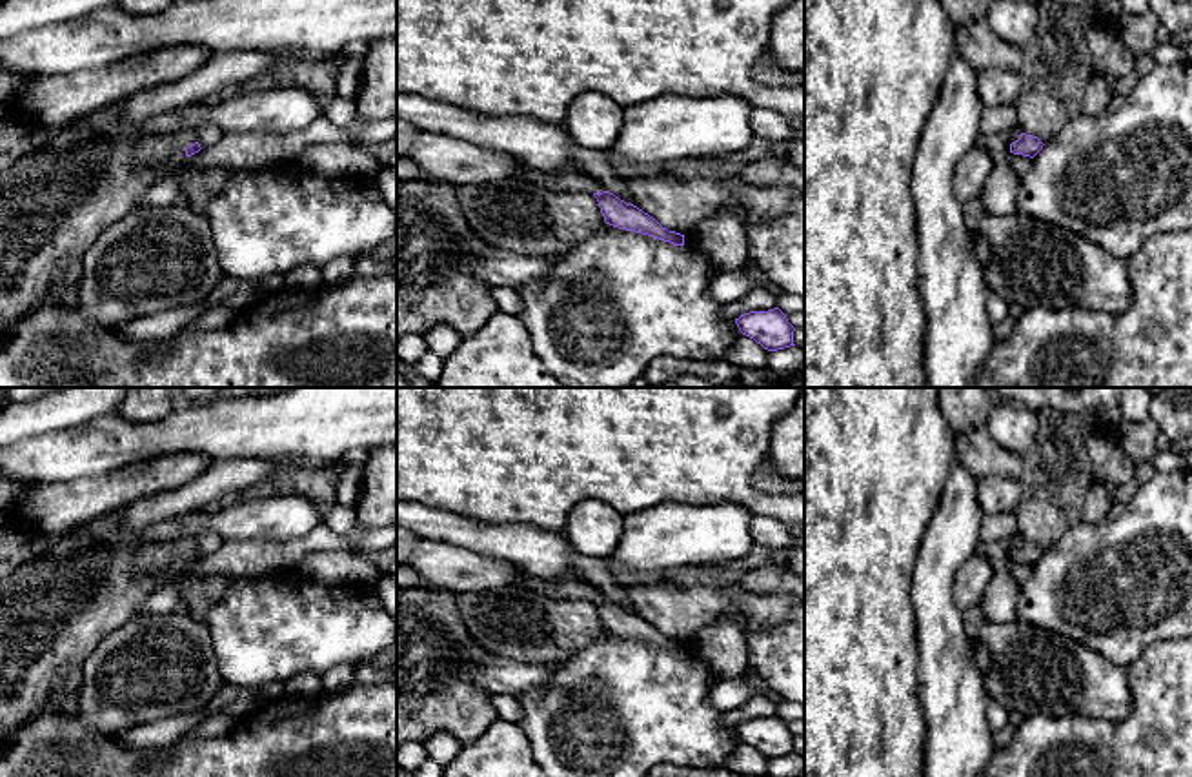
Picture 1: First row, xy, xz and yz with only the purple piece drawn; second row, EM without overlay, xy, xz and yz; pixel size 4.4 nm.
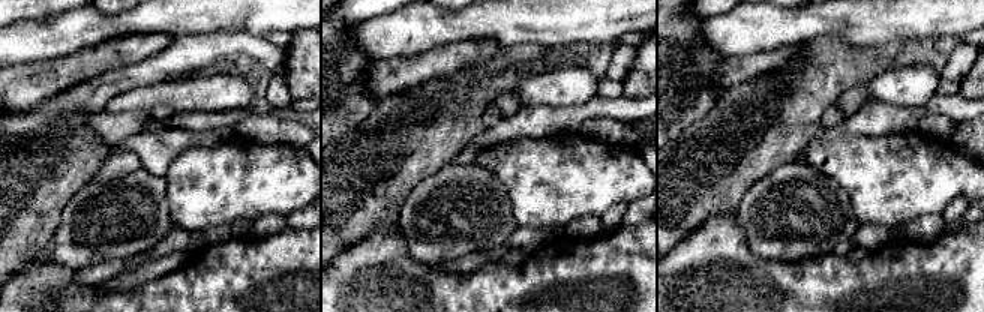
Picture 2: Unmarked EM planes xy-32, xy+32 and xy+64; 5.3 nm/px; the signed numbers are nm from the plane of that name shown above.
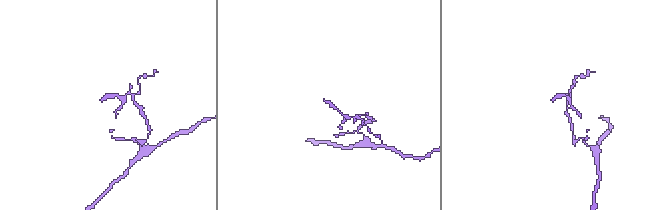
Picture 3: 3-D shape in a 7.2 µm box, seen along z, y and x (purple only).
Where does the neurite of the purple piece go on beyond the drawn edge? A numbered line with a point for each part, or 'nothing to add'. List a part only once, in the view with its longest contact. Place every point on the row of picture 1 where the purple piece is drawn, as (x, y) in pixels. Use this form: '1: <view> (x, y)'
1: xy (161, 148)

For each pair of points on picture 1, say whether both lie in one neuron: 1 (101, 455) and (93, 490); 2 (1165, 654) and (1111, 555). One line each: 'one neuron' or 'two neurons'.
1: two neurons
2: two neurons

